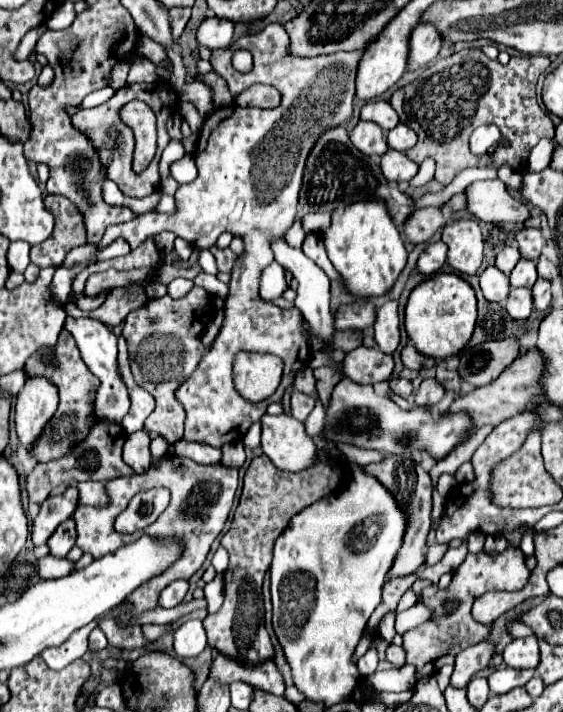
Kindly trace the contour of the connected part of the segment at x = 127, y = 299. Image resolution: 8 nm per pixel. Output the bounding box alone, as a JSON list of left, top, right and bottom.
[88,285,148,327]

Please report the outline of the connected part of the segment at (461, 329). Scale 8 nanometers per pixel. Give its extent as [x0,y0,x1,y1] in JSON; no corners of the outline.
[404,273,476,359]

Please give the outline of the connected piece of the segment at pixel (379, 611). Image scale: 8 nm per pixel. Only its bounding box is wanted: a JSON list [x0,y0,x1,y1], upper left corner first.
[368,575,416,631]

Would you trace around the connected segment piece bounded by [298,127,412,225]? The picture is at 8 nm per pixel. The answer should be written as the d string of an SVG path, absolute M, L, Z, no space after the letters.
M336 127L326 131L318 139L308 157L300 191L298 217L304 217L310 211L336 211L356 201L382 201L396 225L402 225L412 213L412 199L400 191L398 183L386 181L386 177L380 171L380 165L374 165L368 155L360 153L354 145L350 145L350 137L344 127Z

